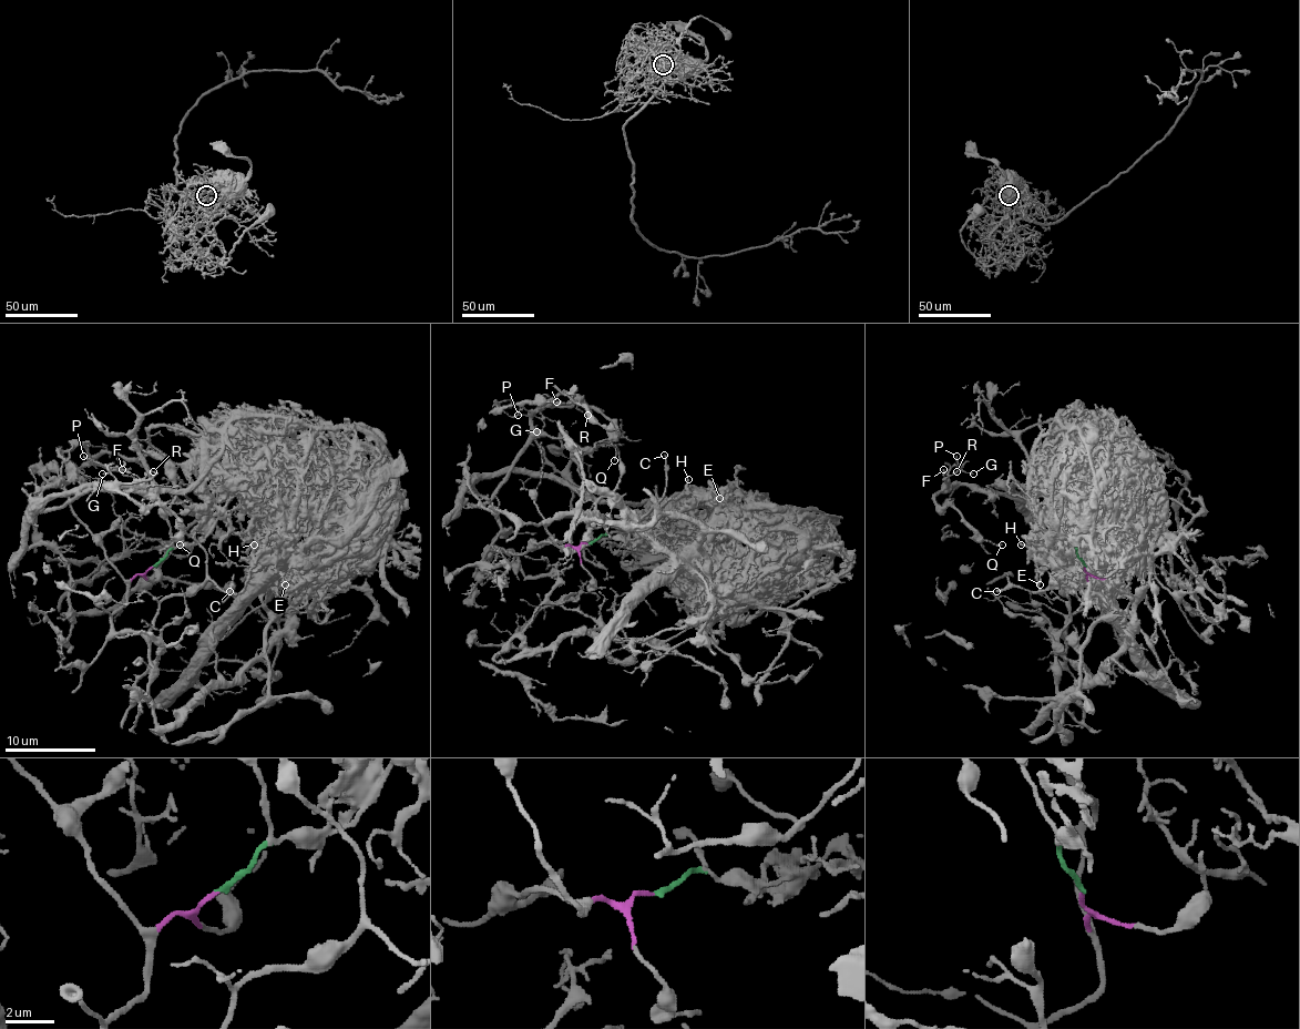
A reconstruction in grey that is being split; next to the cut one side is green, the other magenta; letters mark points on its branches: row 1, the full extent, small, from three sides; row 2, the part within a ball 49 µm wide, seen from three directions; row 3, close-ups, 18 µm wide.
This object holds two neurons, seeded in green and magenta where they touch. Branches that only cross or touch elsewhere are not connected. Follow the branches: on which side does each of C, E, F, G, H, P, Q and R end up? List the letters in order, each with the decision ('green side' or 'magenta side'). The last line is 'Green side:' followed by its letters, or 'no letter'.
C: magenta side
E: green side
F: magenta side
G: magenta side
H: green side
P: magenta side
Q: magenta side
R: magenta side
Green side: E, H

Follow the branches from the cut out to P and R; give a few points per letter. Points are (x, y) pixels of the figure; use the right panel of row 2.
P: (1084, 567), (1086, 580), (1084, 539), (1096, 519), (1084, 485), (1051, 482), (1025, 500), (948, 480), (956, 455)
R: (1084, 567), (1086, 580), (1084, 539), (1096, 519), (1084, 485), (1051, 482), (1025, 500), (945, 480), (956, 470)

